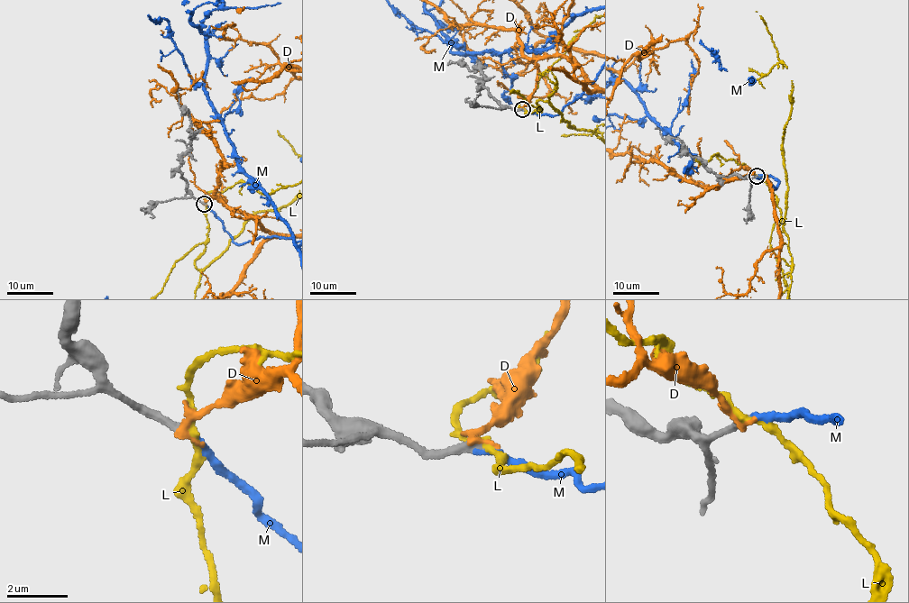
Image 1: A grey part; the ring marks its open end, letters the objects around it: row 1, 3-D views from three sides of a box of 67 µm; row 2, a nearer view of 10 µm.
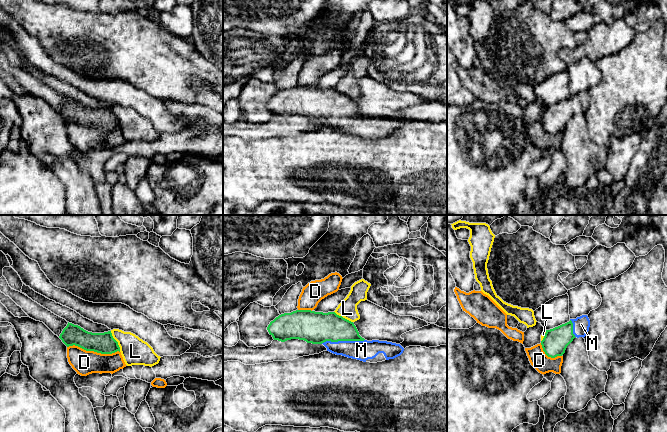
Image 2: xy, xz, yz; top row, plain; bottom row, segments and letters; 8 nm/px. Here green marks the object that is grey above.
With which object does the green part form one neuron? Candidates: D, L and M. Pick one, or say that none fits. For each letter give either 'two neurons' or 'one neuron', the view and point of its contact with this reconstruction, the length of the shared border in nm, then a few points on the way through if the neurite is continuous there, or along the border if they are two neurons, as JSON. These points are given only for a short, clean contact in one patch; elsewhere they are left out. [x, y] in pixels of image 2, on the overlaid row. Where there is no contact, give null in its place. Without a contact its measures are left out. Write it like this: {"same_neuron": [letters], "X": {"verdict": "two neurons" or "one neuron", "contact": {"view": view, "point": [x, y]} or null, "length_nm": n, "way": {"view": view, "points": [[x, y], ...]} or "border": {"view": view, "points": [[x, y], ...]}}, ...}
{"same_neuron": ["M"], "D": {"verdict": "two neurons", "contact": {"view": "xy", "point": [93, 350]}, "length_nm": 420}, "L": {"verdict": "two neurons", "contact": {"view": "xy", "point": [116, 341]}, "length_nm": 190, "border": {"view": "xy", "points": [[110, 331], [120, 351]]}}, "M": {"verdict": "one neuron", "contact": {"view": "xz", "point": [342, 340]}, "length_nm": 360}}

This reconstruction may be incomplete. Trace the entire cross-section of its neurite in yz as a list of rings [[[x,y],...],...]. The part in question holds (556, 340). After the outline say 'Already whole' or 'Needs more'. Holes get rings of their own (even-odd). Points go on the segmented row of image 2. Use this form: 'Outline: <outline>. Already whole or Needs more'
Outline: [[[582,315],[576,319],[562,324],[550,330],[546,330],[541,341],[543,351],[548,357],[555,358],[565,353],[567,346],[574,338],[585,337],[589,331],[590,320],[587,315]]]. Needs more

